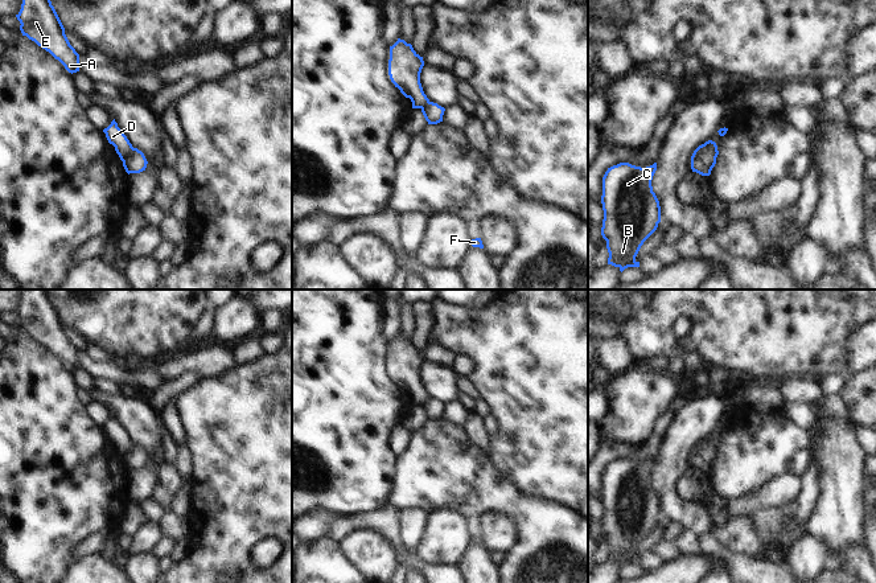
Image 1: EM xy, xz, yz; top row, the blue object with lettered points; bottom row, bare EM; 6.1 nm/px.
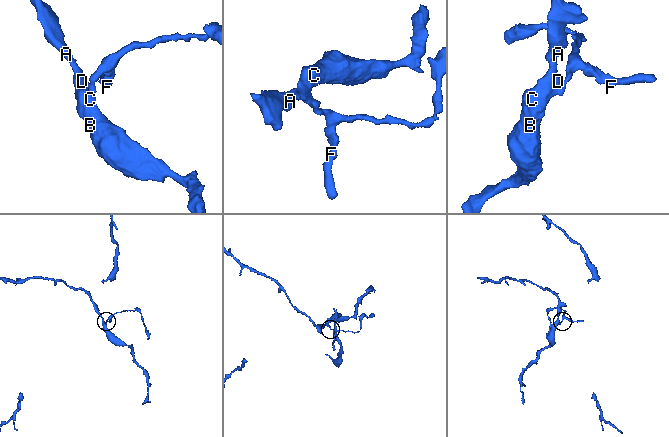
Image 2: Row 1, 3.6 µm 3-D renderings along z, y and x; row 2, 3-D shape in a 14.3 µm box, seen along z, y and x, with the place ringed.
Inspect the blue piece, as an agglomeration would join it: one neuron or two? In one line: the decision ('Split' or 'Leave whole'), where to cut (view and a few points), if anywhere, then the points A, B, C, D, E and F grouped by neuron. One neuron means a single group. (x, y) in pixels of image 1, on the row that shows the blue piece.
Split. Split along xy (134, 148), (122, 160). Groups: A B C D E / F.

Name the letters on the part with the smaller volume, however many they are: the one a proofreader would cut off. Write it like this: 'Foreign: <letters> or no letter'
Foreign: F

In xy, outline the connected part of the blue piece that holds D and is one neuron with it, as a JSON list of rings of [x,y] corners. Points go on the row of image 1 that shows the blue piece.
[[[115,119],[111,122],[111,124],[107,128],[103,130],[103,132],[106,134],[108,143],[115,147],[115,151],[119,155],[120,160],[131,155],[133,147],[127,139],[127,136],[118,127]]]

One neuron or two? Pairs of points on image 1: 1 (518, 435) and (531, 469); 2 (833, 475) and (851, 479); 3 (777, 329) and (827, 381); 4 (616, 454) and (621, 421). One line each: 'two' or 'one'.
1: one
2: one
3: two
4: two

